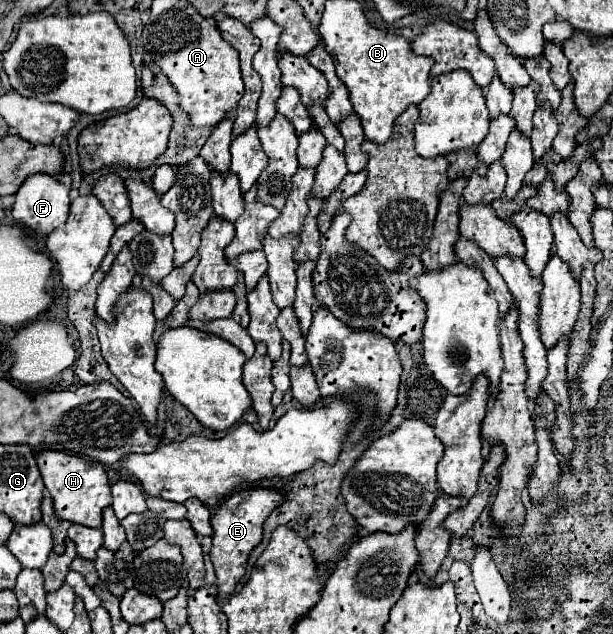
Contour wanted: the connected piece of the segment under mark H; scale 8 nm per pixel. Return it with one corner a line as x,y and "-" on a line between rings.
43,450
37,456
37,464
43,476
43,484
53,496
57,516
73,524
99,528
101,512
105,506
111,504
111,486
105,468
99,462
91,462
89,458
73,456
59,450

